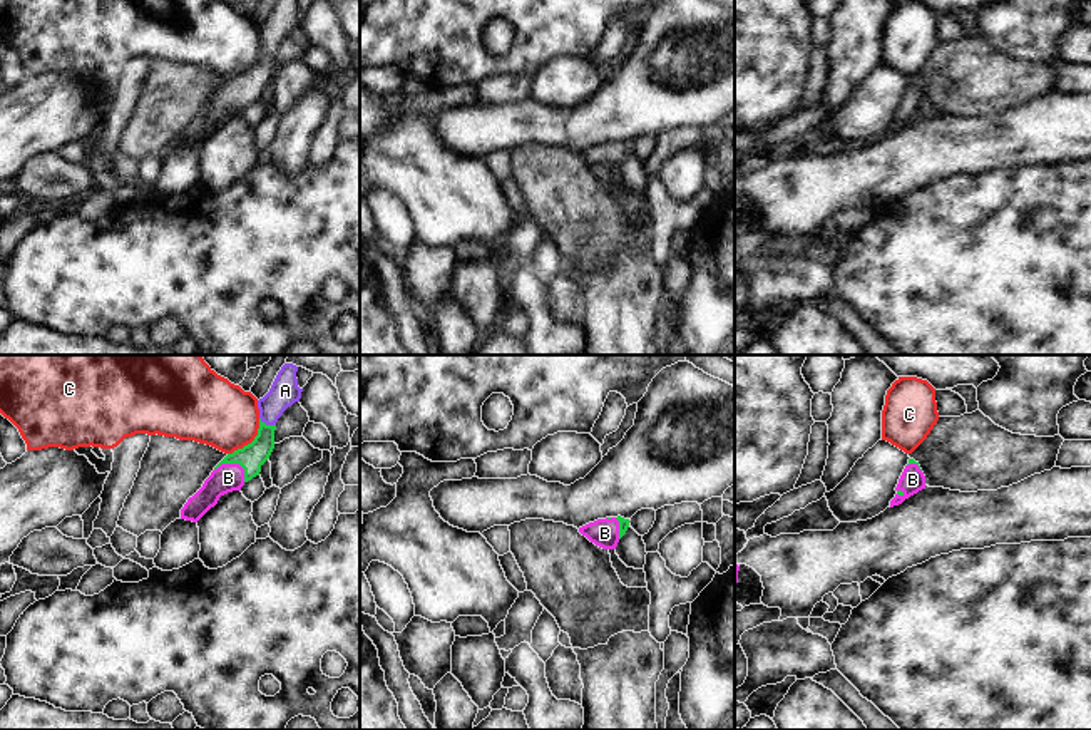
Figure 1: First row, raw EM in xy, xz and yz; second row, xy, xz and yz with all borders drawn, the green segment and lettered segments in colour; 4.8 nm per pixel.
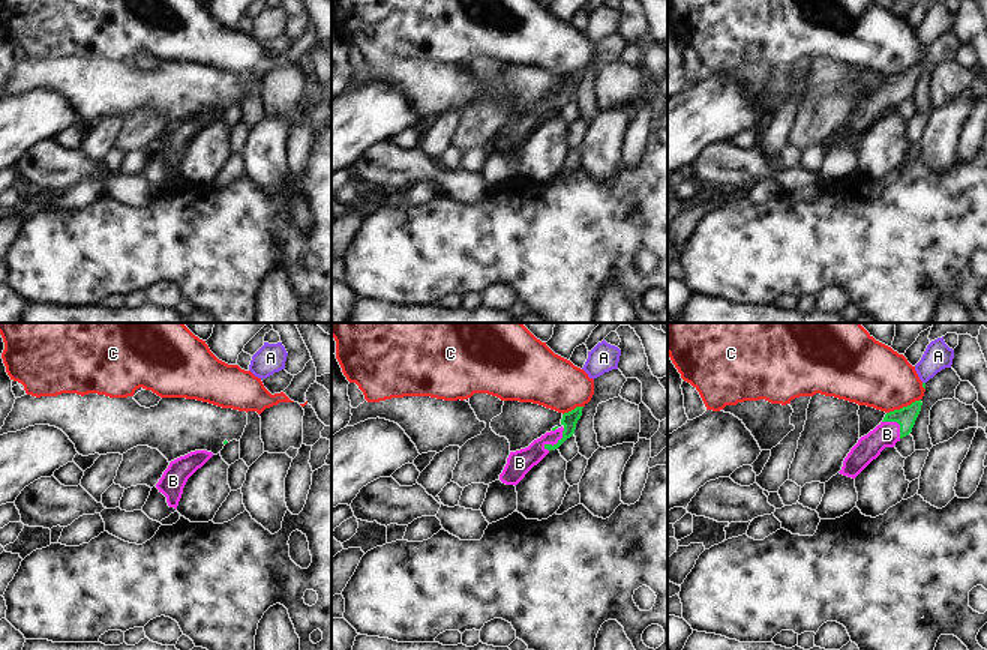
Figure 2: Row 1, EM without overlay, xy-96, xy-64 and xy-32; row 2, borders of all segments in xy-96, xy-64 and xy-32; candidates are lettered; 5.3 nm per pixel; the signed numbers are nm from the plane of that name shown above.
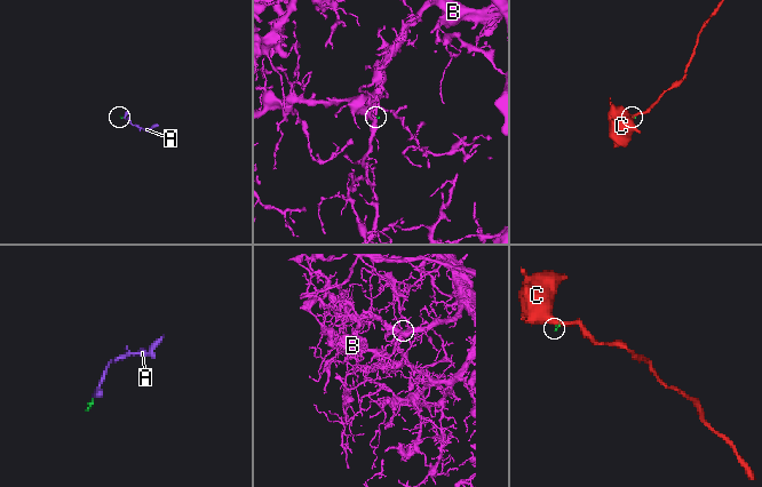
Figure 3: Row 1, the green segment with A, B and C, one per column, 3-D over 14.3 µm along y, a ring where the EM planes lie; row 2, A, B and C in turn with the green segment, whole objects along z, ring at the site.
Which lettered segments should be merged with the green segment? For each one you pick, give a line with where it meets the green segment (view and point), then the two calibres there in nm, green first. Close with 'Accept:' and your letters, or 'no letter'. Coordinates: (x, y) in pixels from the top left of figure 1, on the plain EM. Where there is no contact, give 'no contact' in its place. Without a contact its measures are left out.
A: meets green in xy at (268, 51); 120 nm thick on the green side, 140 nm on the other
B: meets green in xy at (235, 87); 120 nm thick on the green side, 140 nm on the other
Accept: A, B

